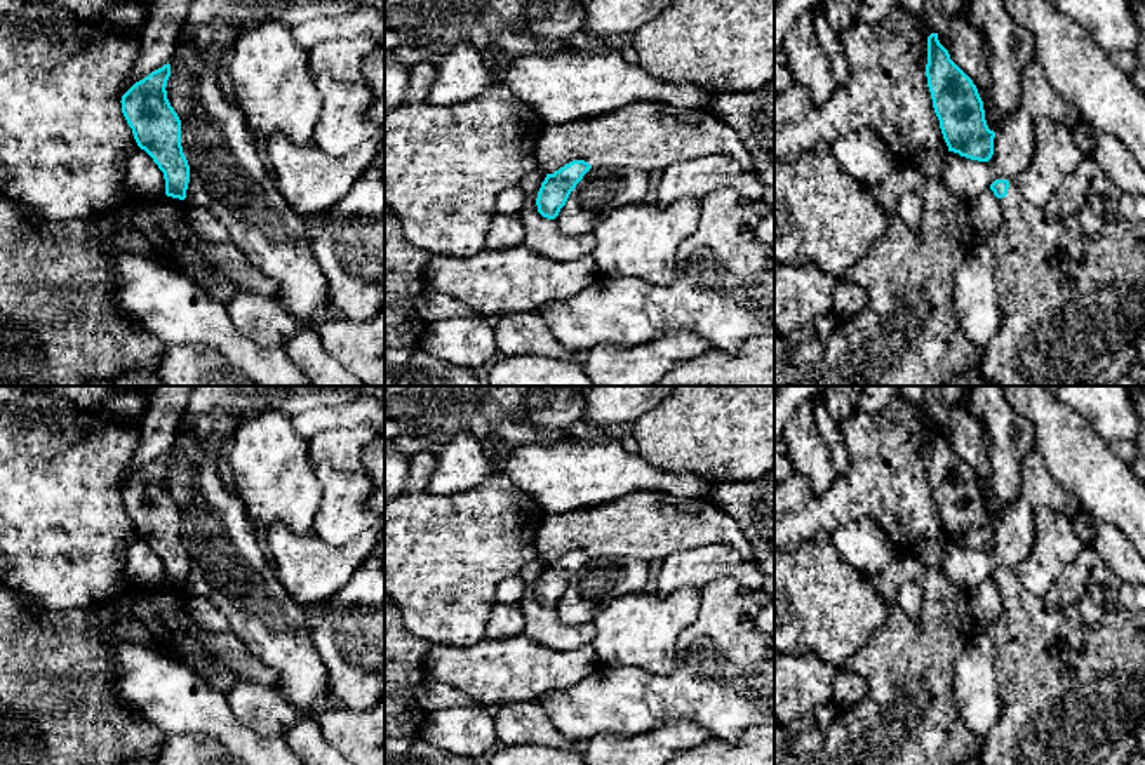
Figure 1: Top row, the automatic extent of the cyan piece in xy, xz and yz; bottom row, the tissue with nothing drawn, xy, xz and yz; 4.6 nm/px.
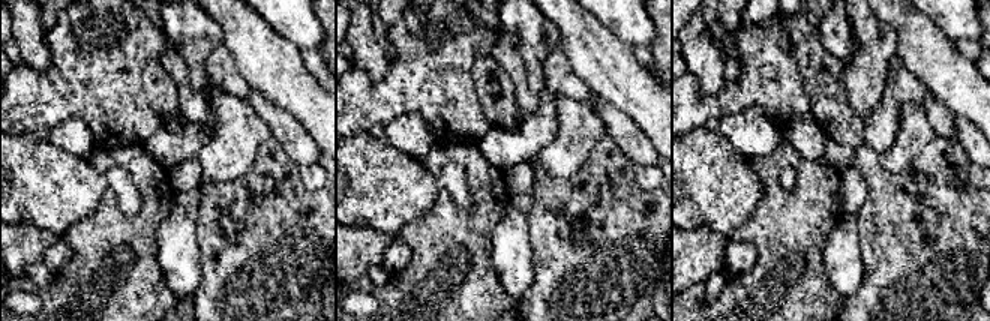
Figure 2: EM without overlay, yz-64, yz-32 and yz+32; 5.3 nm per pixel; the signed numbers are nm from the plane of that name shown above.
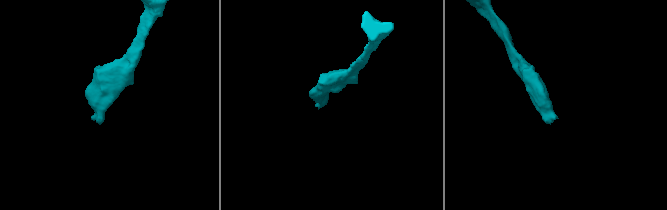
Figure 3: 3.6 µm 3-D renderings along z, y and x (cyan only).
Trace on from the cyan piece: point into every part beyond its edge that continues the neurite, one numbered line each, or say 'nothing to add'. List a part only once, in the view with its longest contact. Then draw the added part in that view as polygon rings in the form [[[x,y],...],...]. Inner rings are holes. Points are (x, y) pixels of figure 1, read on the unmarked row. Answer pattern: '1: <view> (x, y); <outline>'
1: yz (1071, 665); [[[1084,548],[1058,575],[1046,595],[1032,595],[1020,588],[1009,570],[1008,584],[999,588],[1002,612],[995,628],[995,668],[997,685],[1002,699],[1002,713],[990,732],[980,737],[980,749],[969,763],[980,765],[1117,765],[1136,751],[1136,732],[1145,716],[1145,610],[1133,612],[1119,598],[1122,581],[1101,560],[1093,548]]]

